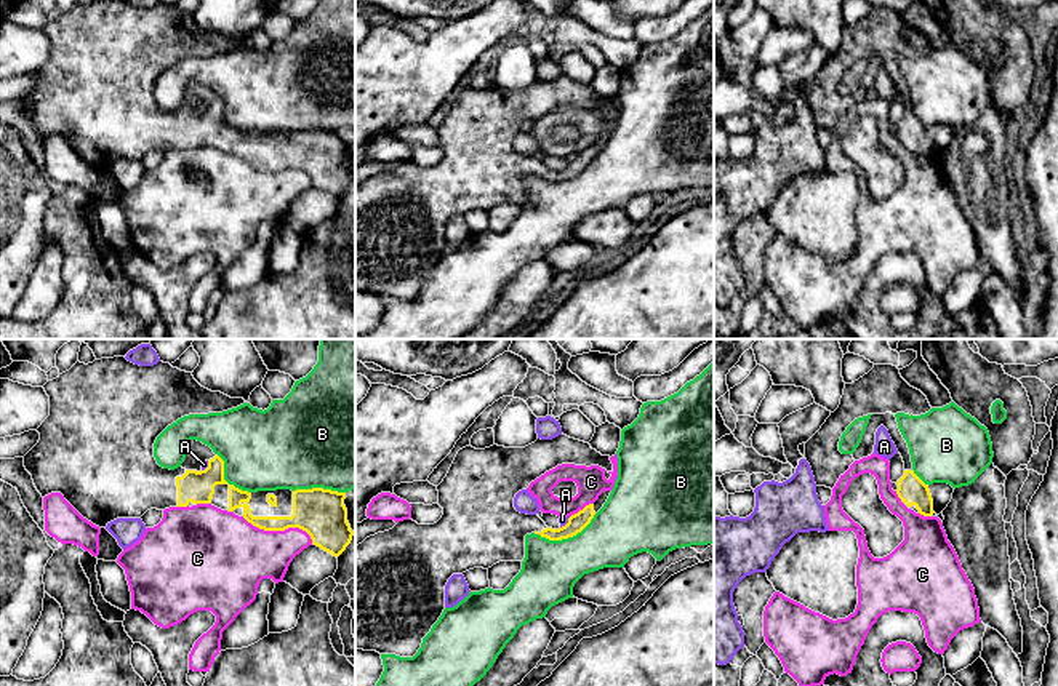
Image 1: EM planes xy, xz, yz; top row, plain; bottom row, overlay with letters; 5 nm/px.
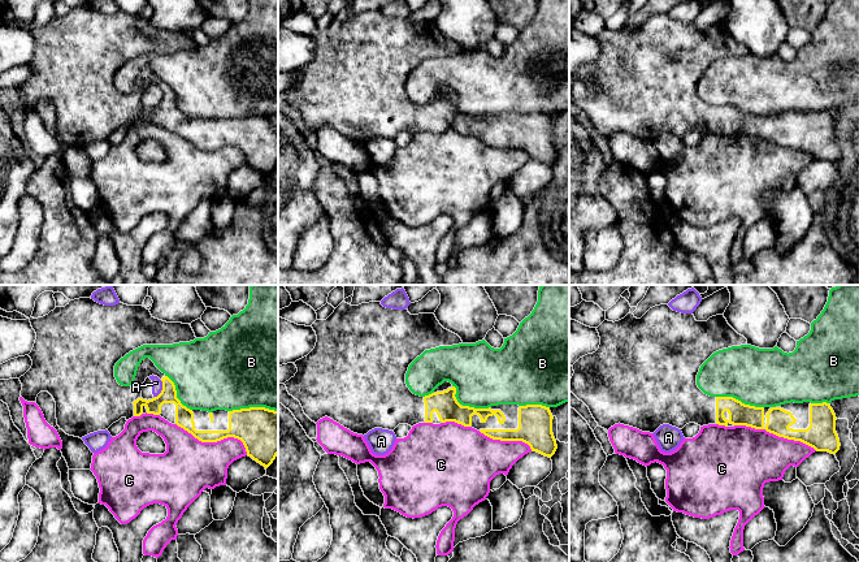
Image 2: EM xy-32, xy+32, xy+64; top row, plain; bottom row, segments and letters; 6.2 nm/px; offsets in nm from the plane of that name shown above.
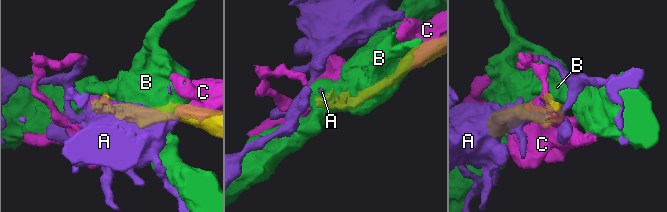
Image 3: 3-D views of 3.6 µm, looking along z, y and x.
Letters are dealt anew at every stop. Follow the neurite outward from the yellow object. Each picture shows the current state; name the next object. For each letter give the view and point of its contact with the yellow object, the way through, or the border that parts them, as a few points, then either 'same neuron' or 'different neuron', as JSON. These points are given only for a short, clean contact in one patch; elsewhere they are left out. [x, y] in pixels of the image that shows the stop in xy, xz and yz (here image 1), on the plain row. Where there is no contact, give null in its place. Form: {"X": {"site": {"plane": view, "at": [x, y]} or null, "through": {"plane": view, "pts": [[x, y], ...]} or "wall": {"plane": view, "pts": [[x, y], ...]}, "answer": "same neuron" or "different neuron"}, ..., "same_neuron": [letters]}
{"A": {"site": {"plane": "xz", "at": [567, 165]}, "wall": {"plane": "xz", "pts": [[570, 159], [561, 170]]}, "answer": "different neuron"}, "B": {"site": {"plane": "xz", "at": [565, 179]}, "answer": "different neuron"}, "C": {"site": {"plane": "xy", "at": [279, 171]}, "answer": "different neuron"}, "same_neuron": []}

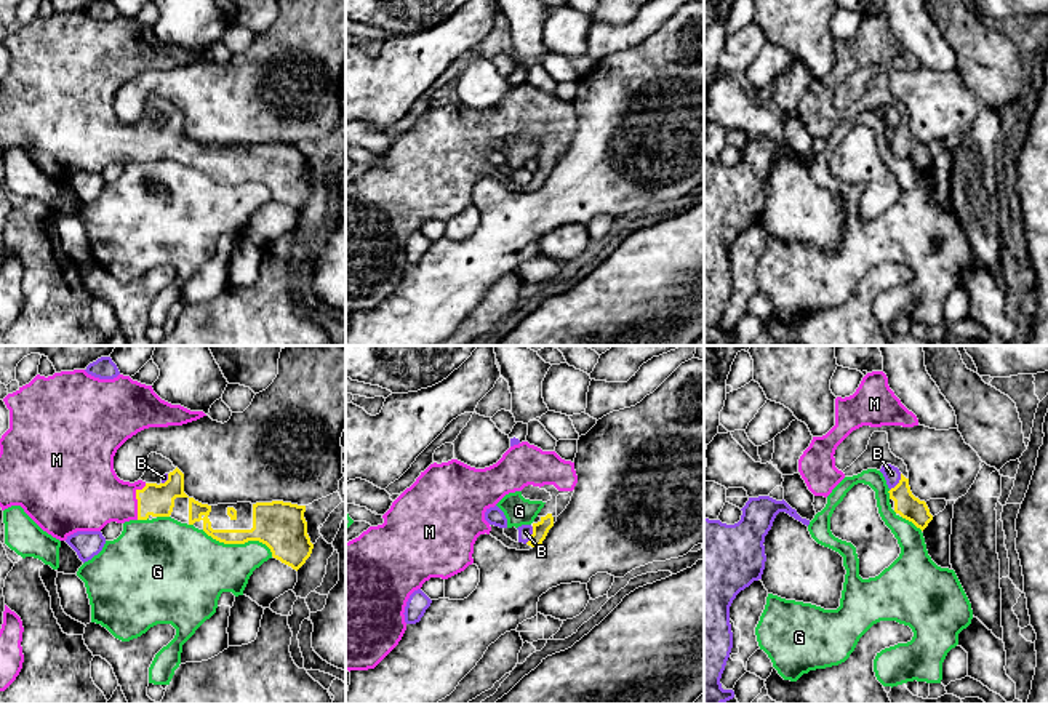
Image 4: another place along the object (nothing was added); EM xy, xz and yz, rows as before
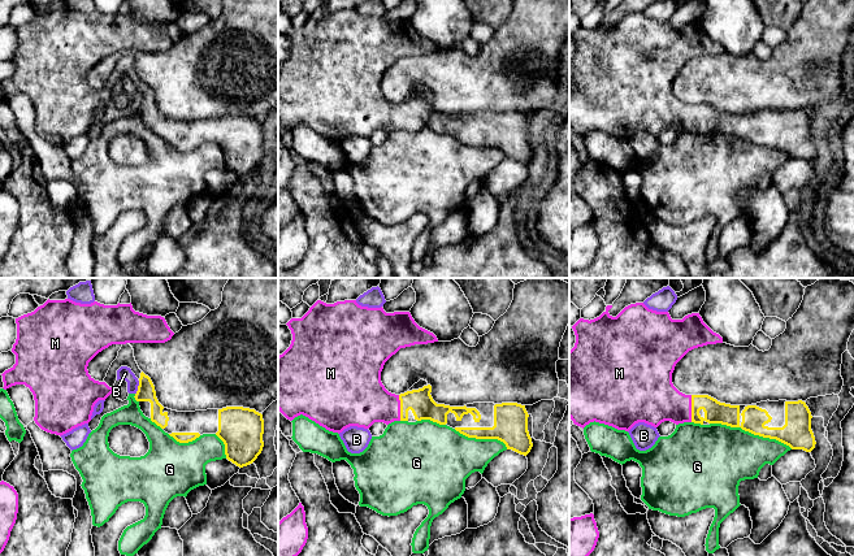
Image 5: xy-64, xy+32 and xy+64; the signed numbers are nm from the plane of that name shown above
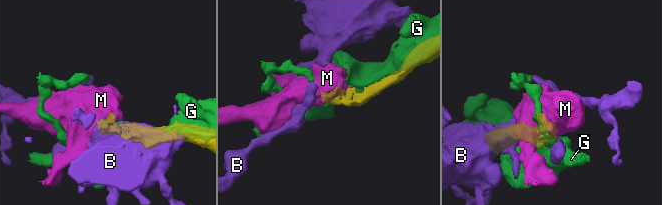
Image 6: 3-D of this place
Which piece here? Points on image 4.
{"B": {"site": {"plane": "yz", "at": [900, 124]}, "wall": {"plane": "yz", "pts": [[901, 116], [901, 120], [890, 132]]}, "answer": "different neuron"}, "G": {"site": {"plane": "xy", "at": [239, 184]}, "answer": "different neuron"}, "M": {"site": {"plane": "xy", "at": [138, 143]}, "answer": "same neuron"}, "same_neuron": ["M"]}

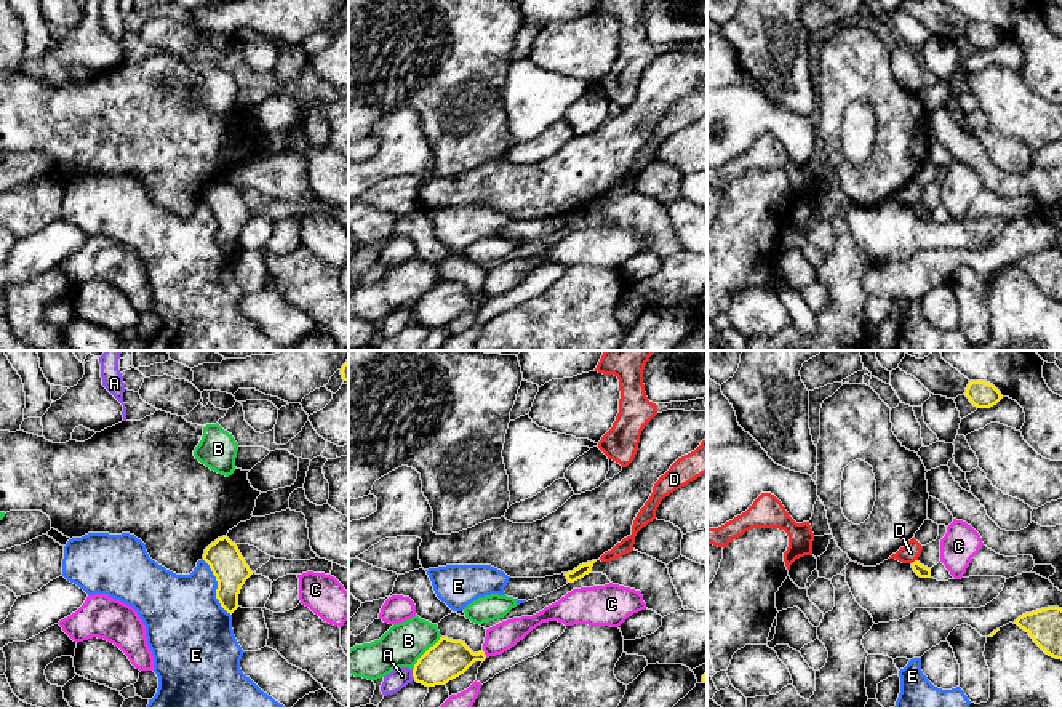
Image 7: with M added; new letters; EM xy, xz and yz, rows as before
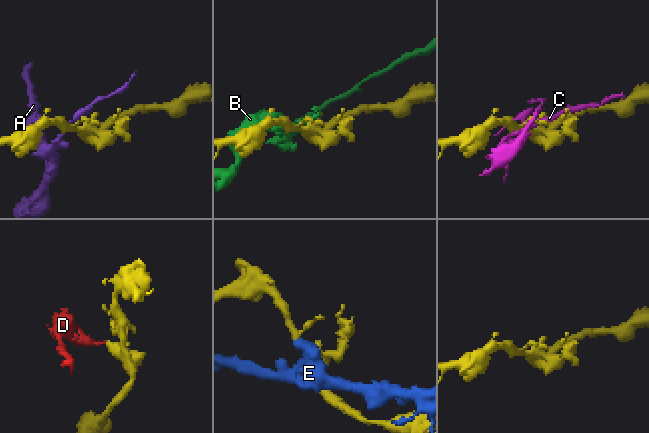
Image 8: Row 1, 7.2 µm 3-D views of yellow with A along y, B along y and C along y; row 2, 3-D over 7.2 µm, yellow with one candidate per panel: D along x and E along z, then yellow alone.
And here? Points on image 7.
{"A": {"site": {"plane": "xz", "at": [413, 316]}, "answer": "different neuron"}, "B": {"site": {"plane": "xz", "at": [424, 295]}, "answer": "different neuron"}, "C": {"site": {"plane": "xz", "at": [483, 295]}, "answer": "different neuron"}, "D": {"site": {"plane": "yz", "at": [914, 204]}, "wall": {"plane": "yz", "pts": [[917, 200], [912, 205]]}, "answer": "different neuron"}, "E": {"site": {"plane": "xy", "at": [218, 229]}, "answer": "different neuron"}, "same_neuron": []}

